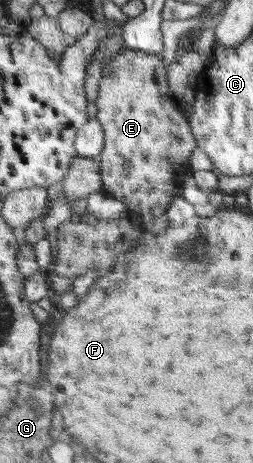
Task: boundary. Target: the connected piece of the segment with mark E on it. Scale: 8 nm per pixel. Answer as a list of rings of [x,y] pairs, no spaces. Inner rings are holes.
[[[124,50],[112,57],[104,67],[103,76],[99,81],[98,96],[94,103],[98,108],[96,119],[100,121],[105,133],[105,144],[93,159],[100,166],[105,193],[126,204],[128,210],[140,213],[143,223],[150,226],[154,223],[154,217],[162,215],[170,207],[176,188],[183,186],[178,185],[178,181],[183,181],[184,175],[187,175],[186,171],[191,164],[188,159],[198,148],[196,137],[190,133],[184,115],[172,101],[170,89],[166,85],[166,69],[160,55]]]

